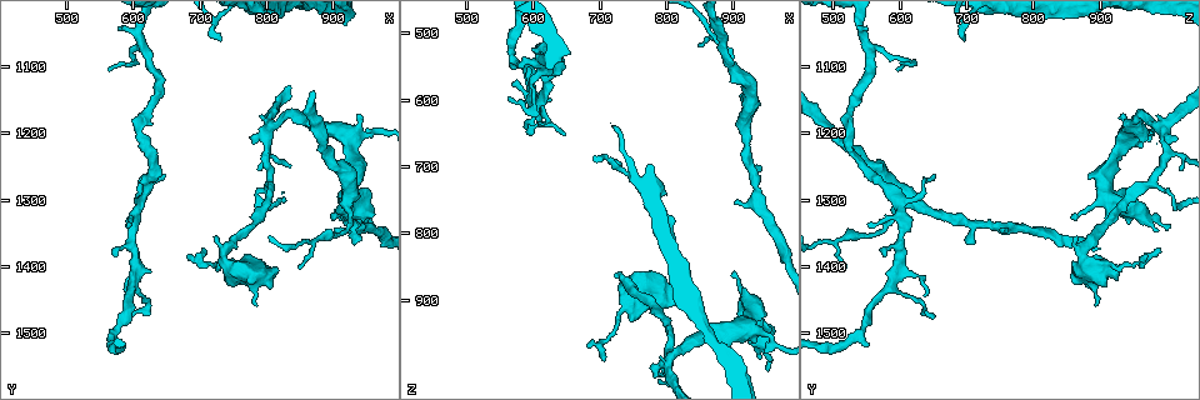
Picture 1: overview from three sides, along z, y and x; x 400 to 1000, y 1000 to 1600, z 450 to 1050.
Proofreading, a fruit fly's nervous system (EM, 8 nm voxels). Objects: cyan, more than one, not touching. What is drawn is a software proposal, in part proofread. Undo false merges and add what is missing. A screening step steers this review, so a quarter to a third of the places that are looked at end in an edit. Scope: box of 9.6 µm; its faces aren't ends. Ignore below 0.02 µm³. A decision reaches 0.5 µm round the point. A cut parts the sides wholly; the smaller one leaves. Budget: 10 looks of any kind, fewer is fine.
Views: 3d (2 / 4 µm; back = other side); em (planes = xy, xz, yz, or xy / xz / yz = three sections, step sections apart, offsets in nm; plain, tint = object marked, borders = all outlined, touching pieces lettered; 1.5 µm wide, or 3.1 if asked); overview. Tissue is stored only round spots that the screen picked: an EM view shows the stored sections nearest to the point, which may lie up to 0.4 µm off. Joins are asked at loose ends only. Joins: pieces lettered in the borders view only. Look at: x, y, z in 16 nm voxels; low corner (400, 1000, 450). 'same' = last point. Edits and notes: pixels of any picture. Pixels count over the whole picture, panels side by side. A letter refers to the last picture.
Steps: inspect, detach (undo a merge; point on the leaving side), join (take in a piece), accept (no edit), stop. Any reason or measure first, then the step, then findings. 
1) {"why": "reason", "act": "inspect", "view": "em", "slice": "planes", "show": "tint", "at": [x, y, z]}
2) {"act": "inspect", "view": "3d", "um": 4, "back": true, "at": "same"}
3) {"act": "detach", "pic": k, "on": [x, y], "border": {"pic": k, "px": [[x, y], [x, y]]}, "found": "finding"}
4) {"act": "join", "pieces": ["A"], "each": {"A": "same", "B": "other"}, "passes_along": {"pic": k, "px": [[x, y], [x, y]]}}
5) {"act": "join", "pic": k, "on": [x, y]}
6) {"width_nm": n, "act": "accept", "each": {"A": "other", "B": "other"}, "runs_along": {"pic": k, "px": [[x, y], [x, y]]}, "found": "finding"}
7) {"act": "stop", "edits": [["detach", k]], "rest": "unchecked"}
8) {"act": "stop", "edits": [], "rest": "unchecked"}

{"why": "free end", "act": "inspect", "view": "em", "slice": "planes", "show": "borders", "at": [950, 1340, 1005]}

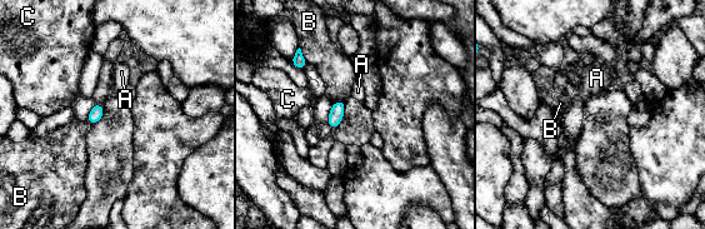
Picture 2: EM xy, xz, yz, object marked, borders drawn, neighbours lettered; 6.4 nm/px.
{"act": "accept", "each": {"A": "other", "B": "other", "C": "other"}, "found": "none of them fits"}

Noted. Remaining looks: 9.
{"why": "branch stops here", "act": "inspect", "view": "em", "slice": "planes", "show": "borders", "at": [895, 1330, 860]}

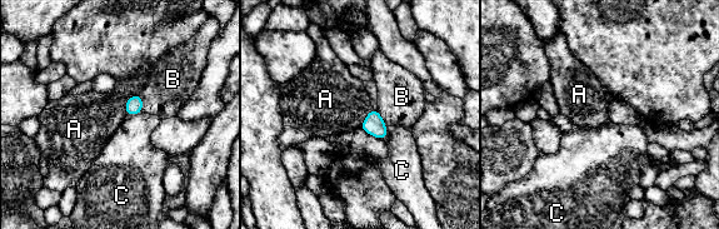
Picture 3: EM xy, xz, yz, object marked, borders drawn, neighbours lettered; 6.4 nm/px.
{"width_nm": 110, "act": "accept", "each": {"A": "other", "B": "other", "C": "other"}, "border": {"pic": 3, "px": [[139, 93], [126, 100], [126, 115]]}, "found": "no lettered piece goes on from it"}

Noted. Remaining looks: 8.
{"why": "thin arm on a thick one", "act": "inspect", "view": "em", "slice": "planes", "show": "borders", "at": [925, 1290, 605]}

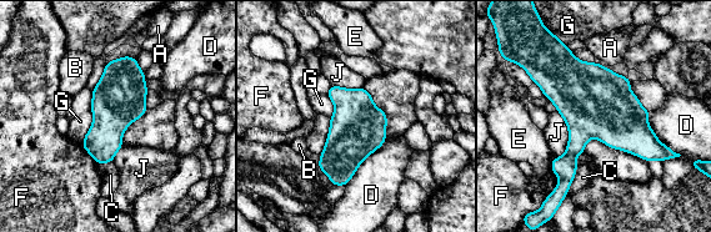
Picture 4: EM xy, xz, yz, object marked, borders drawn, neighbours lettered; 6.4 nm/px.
{"width_nm": 340, "act": "accept", "each": {"A": "other", "B": "other", "C": "other", "D": "other", "E": "other", "F": "other", "G": "other", "J": "other"}, "border": {"pic": 4, "px": [[91, 91], [93, 122], [80, 142]]}, "found": "one neuron here"}

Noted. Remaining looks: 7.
{"why": "sudden change in width", "act": "inspect", "view": "em", "slice": "xz", "step": 4, "show": "tint", "at": [855, 1180, 960]}

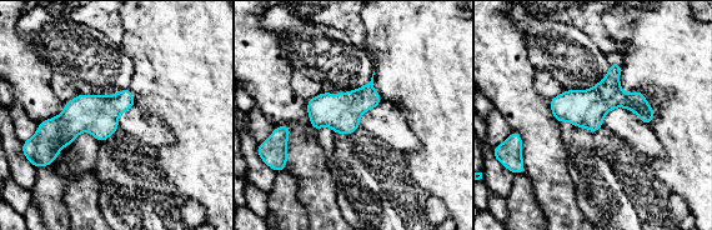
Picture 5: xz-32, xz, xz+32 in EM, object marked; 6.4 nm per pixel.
{"why": "what lies round it", "act": "inspect", "view": "em", "slice": "xz", "step": 4, "show": "borders", "at": "same"}

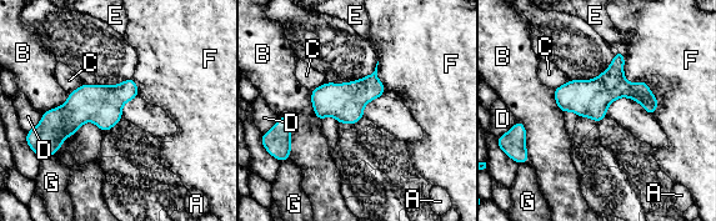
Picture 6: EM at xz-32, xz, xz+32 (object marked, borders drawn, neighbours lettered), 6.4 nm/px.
{"act": "accept", "each": {"A": "other", "B": "other", "C": "other", "D": "other", "E": "other", "F": "other", "G": "other"}, "border": {"pic": 6, "px": [[617, 49], [654, 114]]}, "found": "all the same neuron"}

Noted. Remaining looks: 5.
{"act": "stop", "edits": [], "rest": "unchecked"}

